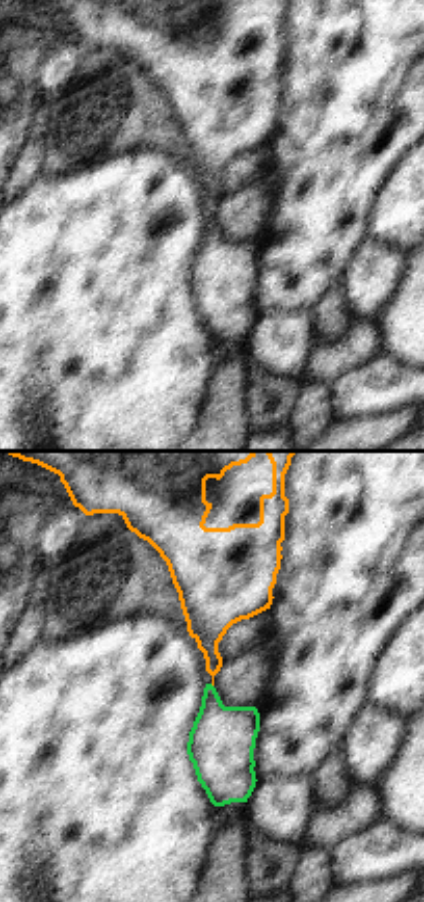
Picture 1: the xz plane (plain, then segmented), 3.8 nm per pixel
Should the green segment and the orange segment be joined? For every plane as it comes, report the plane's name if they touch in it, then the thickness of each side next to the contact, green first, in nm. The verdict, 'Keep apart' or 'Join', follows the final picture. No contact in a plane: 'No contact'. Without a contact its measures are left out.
No contact.

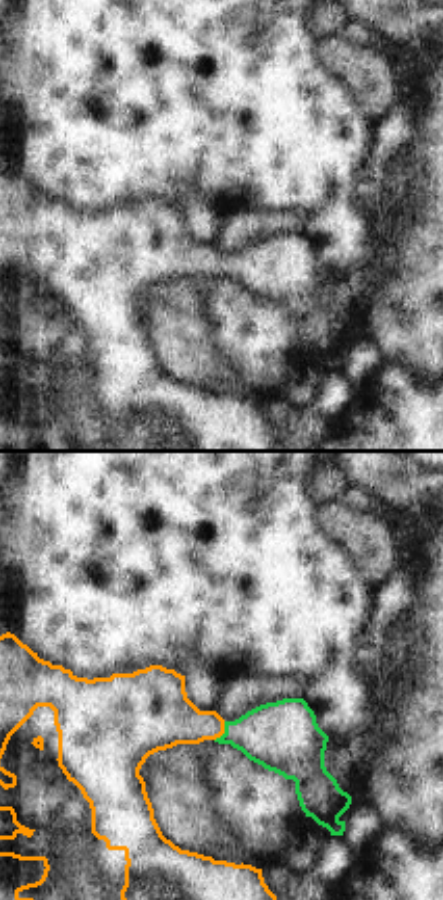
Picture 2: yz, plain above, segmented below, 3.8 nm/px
Touches green in yz. Thickness 280 nm (green) against 240 nm.

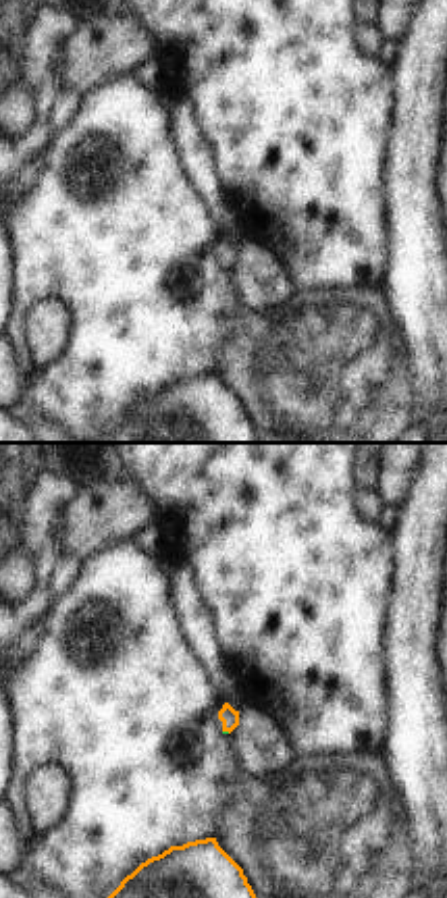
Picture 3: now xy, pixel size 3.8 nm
Touches green in xy. Thickness 20 nm (green) against 70 nm.

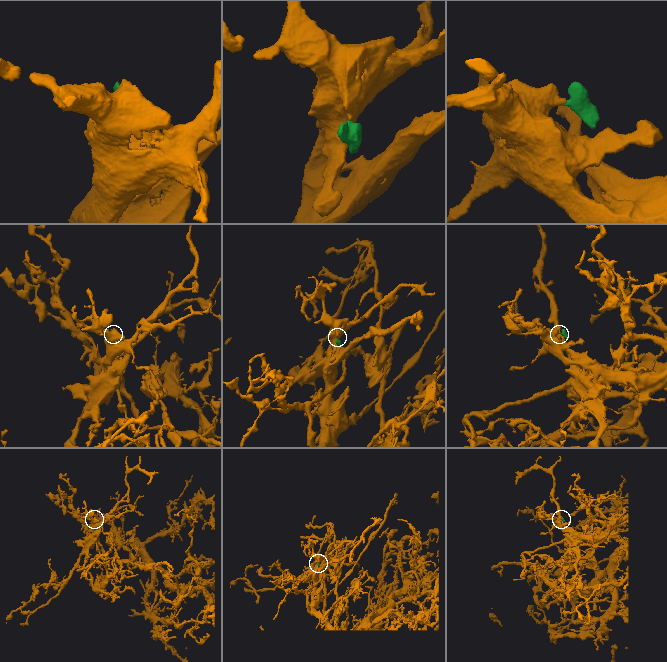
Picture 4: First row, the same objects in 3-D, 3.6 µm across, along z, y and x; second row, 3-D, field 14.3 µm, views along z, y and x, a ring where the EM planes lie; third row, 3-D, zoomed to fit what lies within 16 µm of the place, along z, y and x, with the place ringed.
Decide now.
Join.

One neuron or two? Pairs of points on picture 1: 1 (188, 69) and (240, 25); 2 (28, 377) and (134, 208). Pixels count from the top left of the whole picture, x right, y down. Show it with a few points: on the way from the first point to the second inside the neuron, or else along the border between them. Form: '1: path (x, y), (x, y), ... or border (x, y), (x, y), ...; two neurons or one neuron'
1: path (200, 57), (227, 36); one neuron
2: path (69, 335), (82, 319), (86, 273), (104, 250); one neuron

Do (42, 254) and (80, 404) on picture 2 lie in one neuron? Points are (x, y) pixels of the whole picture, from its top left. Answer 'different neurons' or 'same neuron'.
same neuron

